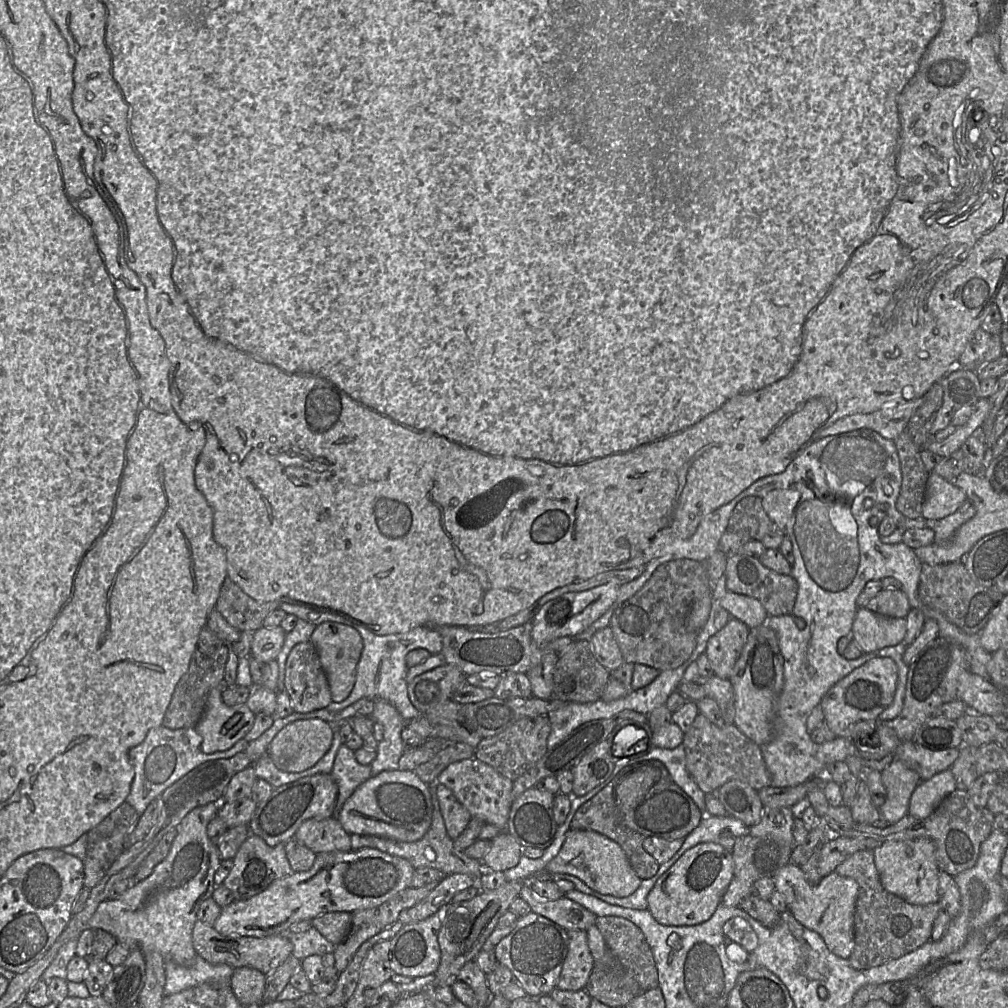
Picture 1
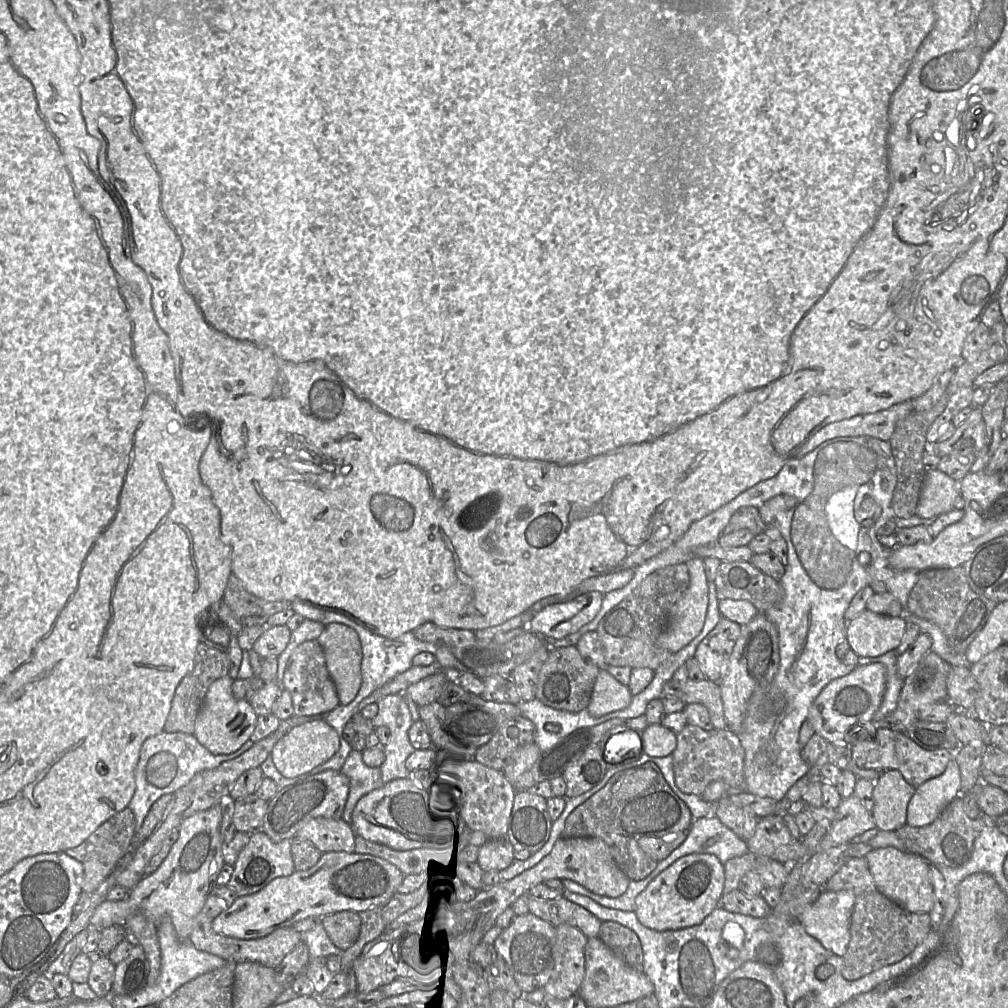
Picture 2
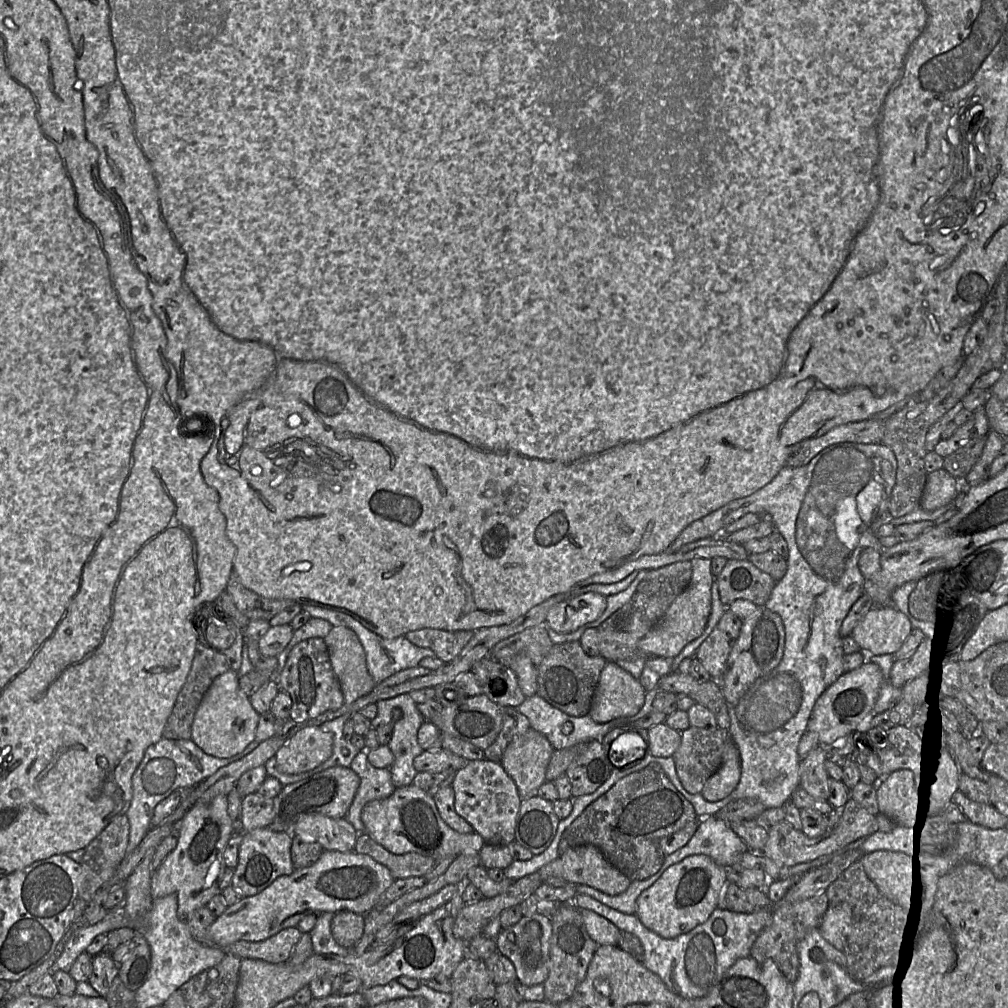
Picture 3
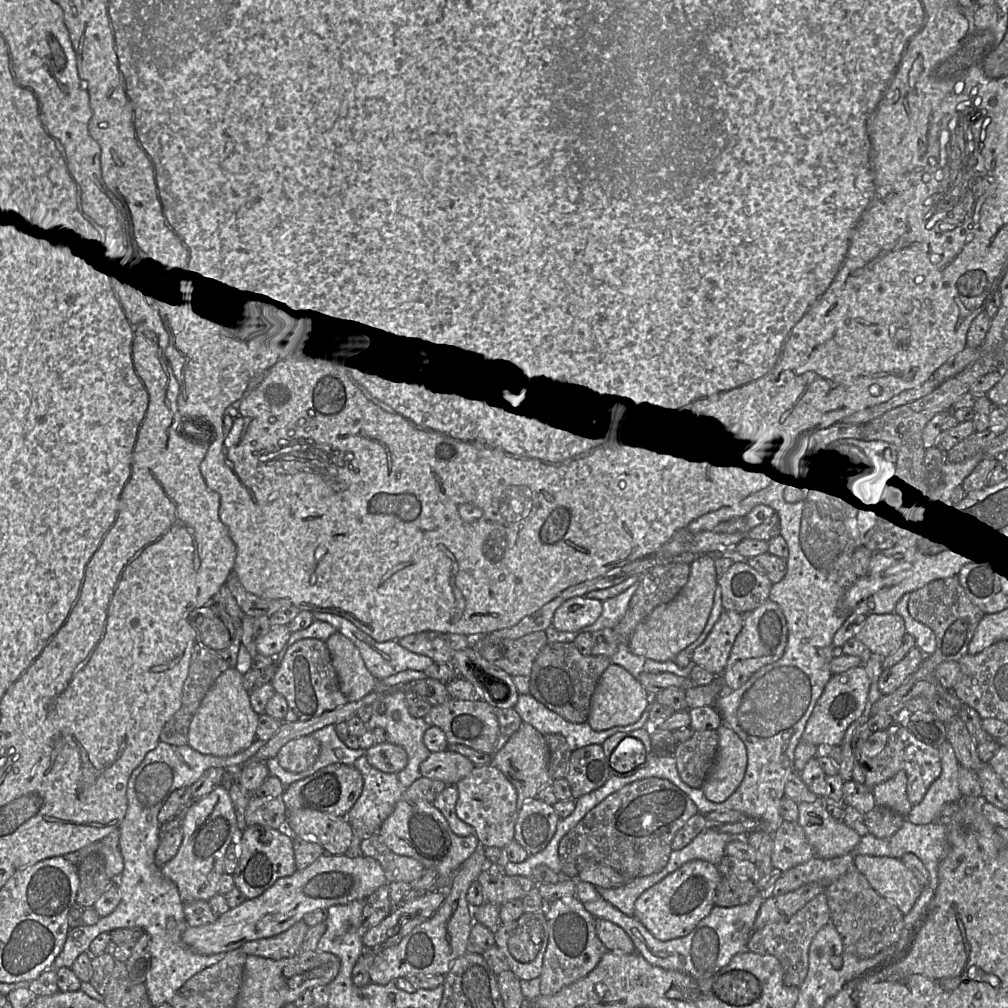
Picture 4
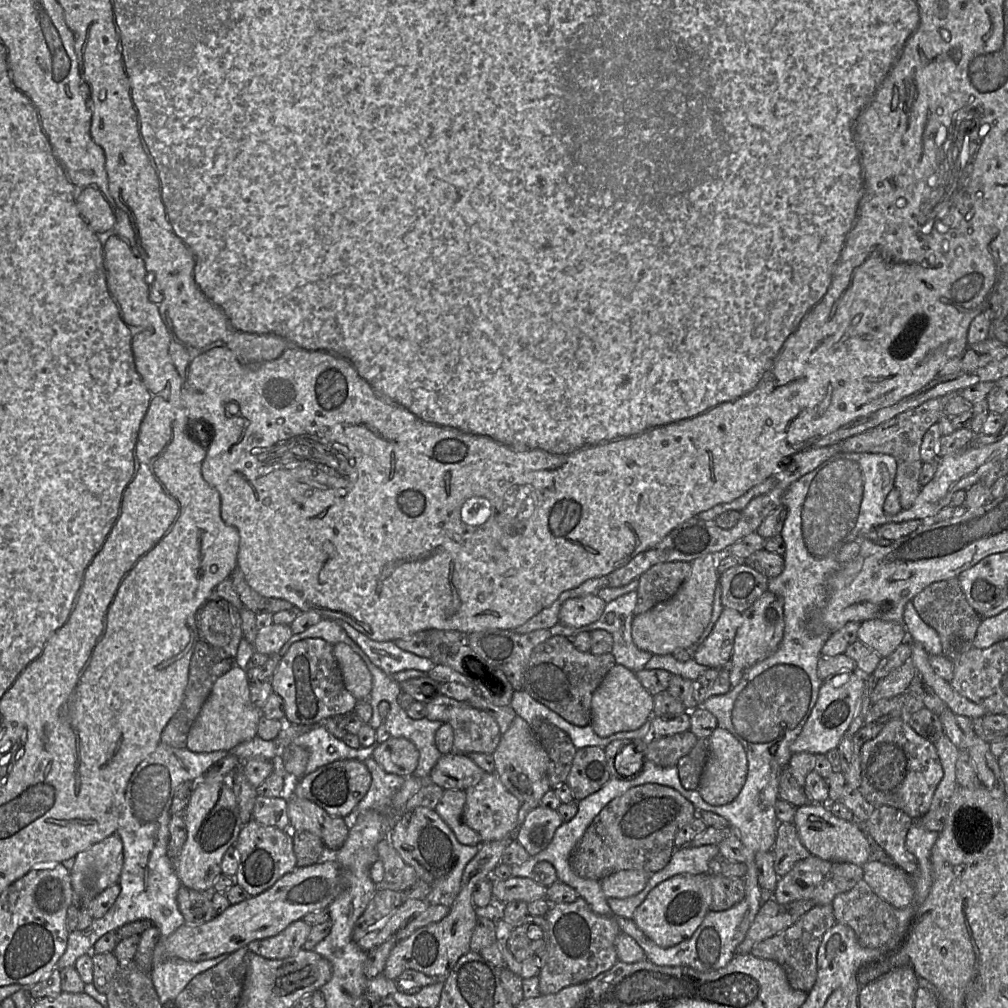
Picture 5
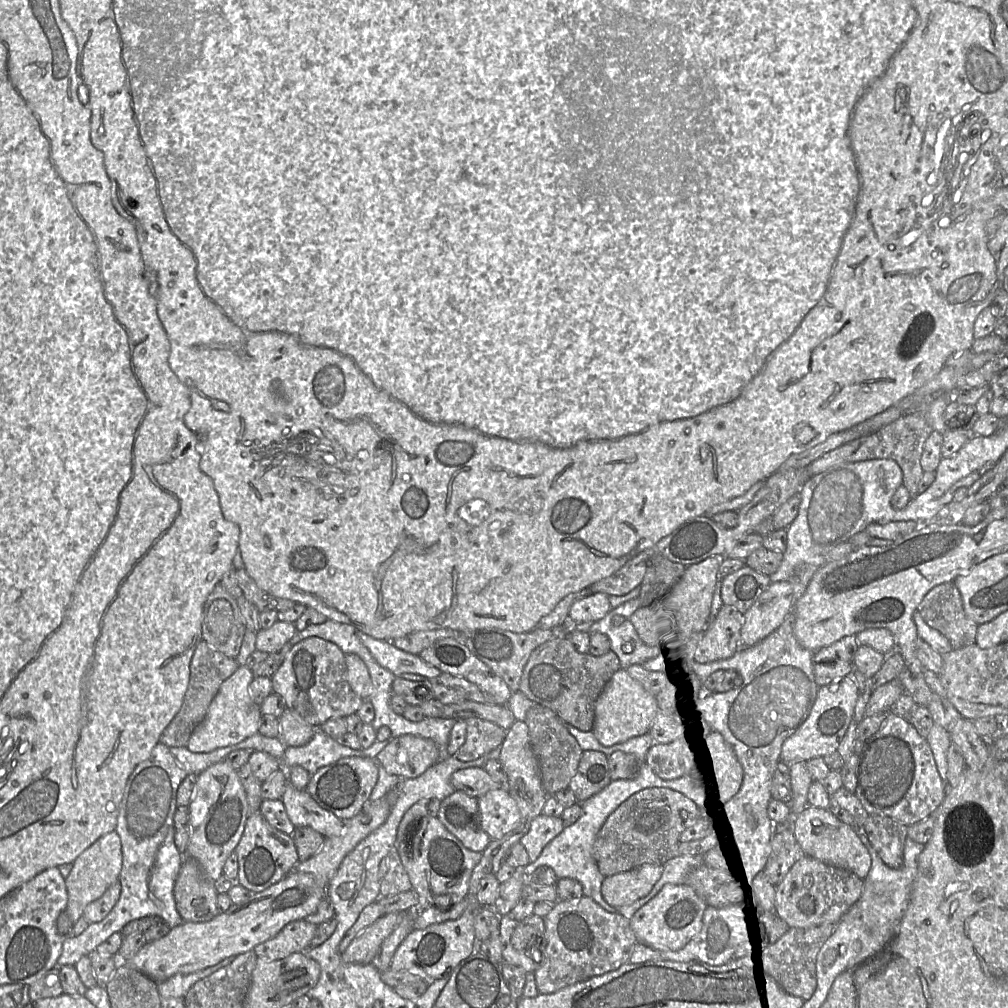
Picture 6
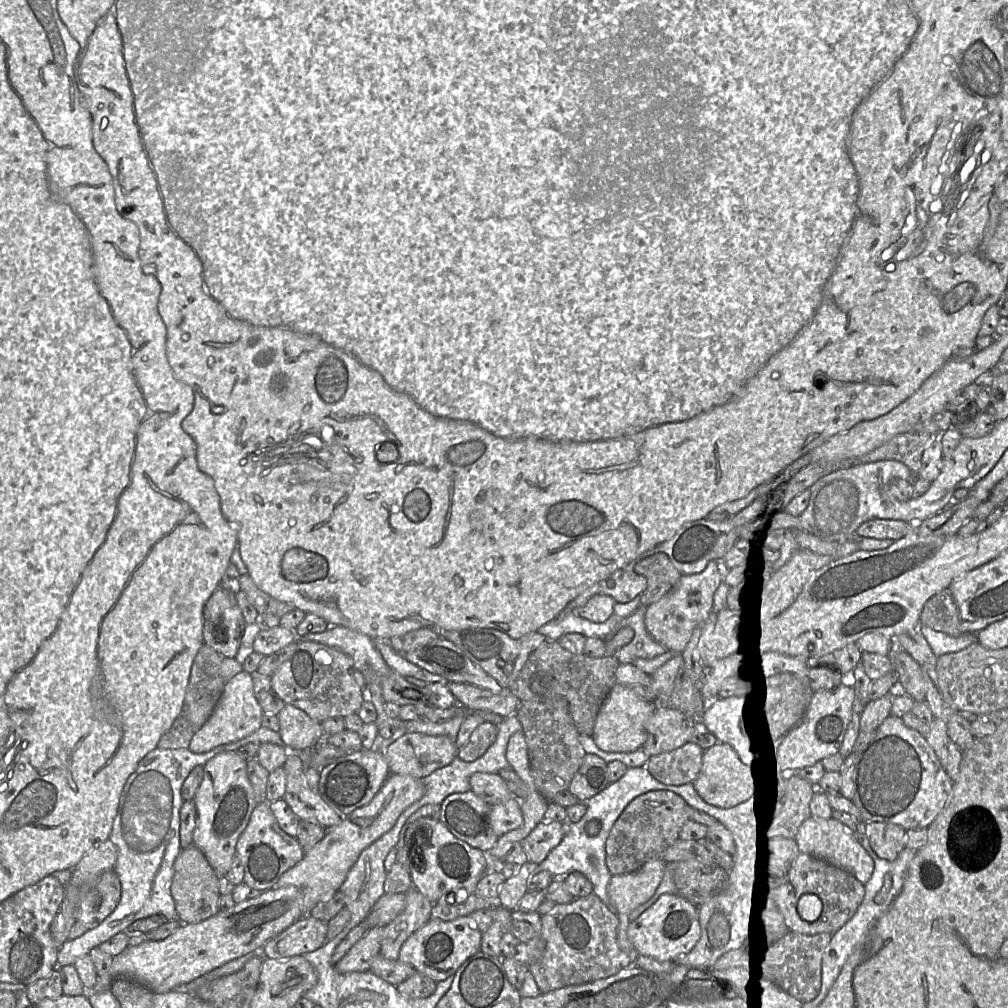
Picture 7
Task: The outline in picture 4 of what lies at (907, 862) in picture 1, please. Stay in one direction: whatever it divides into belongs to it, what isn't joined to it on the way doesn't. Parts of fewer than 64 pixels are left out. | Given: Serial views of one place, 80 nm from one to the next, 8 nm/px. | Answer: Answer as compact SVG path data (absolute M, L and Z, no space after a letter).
M855 855L854 866L863 874L871 887L883 898L894 904L903 915L910 912L923 888L901 859L868 855Z

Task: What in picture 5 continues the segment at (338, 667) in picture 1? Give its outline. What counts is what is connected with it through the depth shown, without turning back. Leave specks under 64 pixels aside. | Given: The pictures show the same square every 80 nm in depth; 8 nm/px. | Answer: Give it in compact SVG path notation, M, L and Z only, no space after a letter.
M343 642L333 645L333 654L347 691L357 701L367 701L372 689L372 675L362 658Z

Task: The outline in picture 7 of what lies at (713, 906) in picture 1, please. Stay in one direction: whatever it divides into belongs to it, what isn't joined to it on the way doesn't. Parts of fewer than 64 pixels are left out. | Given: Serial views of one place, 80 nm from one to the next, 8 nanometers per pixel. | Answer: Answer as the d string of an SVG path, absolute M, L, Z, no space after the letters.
M677 894L661 895L627 926L627 936L636 954L675 962L679 956L688 953L699 938L696 907Z

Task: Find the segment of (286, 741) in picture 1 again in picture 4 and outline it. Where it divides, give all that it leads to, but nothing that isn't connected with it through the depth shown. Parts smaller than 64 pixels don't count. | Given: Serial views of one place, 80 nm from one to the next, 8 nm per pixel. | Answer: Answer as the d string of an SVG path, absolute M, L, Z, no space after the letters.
M306 735L285 744L276 758L286 771L300 773L314 764L319 753L320 743L312 735Z

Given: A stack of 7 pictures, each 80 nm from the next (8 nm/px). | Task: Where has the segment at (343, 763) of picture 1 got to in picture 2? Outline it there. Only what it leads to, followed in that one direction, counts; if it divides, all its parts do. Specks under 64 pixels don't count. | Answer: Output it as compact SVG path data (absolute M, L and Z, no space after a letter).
M351 751L340 771L349 779L349 794L342 818L351 824L352 812L357 802L364 795L381 788L384 782L380 769L367 766L359 751Z

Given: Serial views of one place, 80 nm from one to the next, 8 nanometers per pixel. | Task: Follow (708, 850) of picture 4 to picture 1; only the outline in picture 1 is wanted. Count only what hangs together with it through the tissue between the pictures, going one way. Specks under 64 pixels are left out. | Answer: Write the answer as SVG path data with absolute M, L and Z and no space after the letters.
M706 816L699 825L684 838L684 844L677 853L667 861L668 869L690 848L700 843L714 842L732 852L738 837L750 834L750 829L741 820L732 816Z

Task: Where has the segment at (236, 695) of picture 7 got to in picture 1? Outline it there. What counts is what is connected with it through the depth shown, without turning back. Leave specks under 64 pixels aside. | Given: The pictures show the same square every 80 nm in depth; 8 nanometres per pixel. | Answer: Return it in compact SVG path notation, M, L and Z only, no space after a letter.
M224 686L209 692L203 715L194 727L202 737L200 750L205 754L228 750L244 738L255 721L256 715L246 703L227 706L223 702Z

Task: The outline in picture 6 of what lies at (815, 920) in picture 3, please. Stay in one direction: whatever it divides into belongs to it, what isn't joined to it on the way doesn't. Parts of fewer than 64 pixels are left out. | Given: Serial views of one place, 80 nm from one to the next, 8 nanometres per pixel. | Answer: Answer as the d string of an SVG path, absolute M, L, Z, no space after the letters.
M824 924L810 928L789 928L778 940L763 947L756 959L780 972L792 995L808 1001L817 987L816 961L819 951L832 935L836 925Z

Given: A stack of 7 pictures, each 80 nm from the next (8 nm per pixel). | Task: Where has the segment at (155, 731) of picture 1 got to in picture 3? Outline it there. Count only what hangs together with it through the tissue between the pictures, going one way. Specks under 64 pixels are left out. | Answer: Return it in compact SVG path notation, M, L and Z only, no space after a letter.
M160 739L150 745L132 776L133 796L125 815L130 825L127 853L132 852L151 829L151 818L156 805L177 789L193 788L221 767L237 761L260 743L253 740L240 753L229 758L217 758L204 753L191 739Z

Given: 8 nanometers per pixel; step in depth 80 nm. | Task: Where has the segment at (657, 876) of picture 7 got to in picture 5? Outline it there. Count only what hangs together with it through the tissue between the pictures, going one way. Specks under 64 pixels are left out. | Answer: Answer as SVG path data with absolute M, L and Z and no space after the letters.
M622 870L610 874L601 880L602 892L606 898L628 898L641 892L647 884L649 876L653 873L647 873L643 870Z

